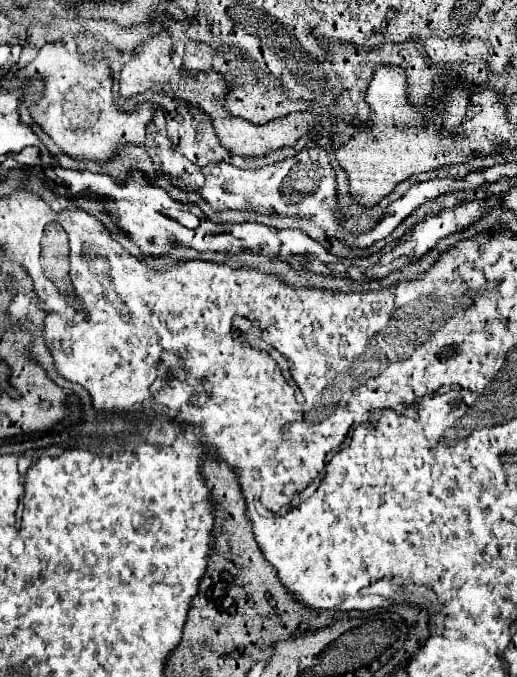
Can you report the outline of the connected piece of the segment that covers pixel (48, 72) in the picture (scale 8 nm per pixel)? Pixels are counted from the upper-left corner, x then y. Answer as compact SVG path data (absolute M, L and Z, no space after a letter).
M46 43L30 65L16 71L16 77L40 77L46 81L44 97L30 109L30 113L32 119L54 139L54 143L64 153L78 159L104 161L118 153L120 143L138 143L138 137L156 135L156 117L158 123L162 123L164 109L150 101L138 103L134 111L122 111L120 107L116 107L116 101L112 97L112 69L104 55L94 53L92 63L86 63L82 53L72 55L66 51L66 55L60 57L54 57L54 53L58 53L54 51L54 43Z

